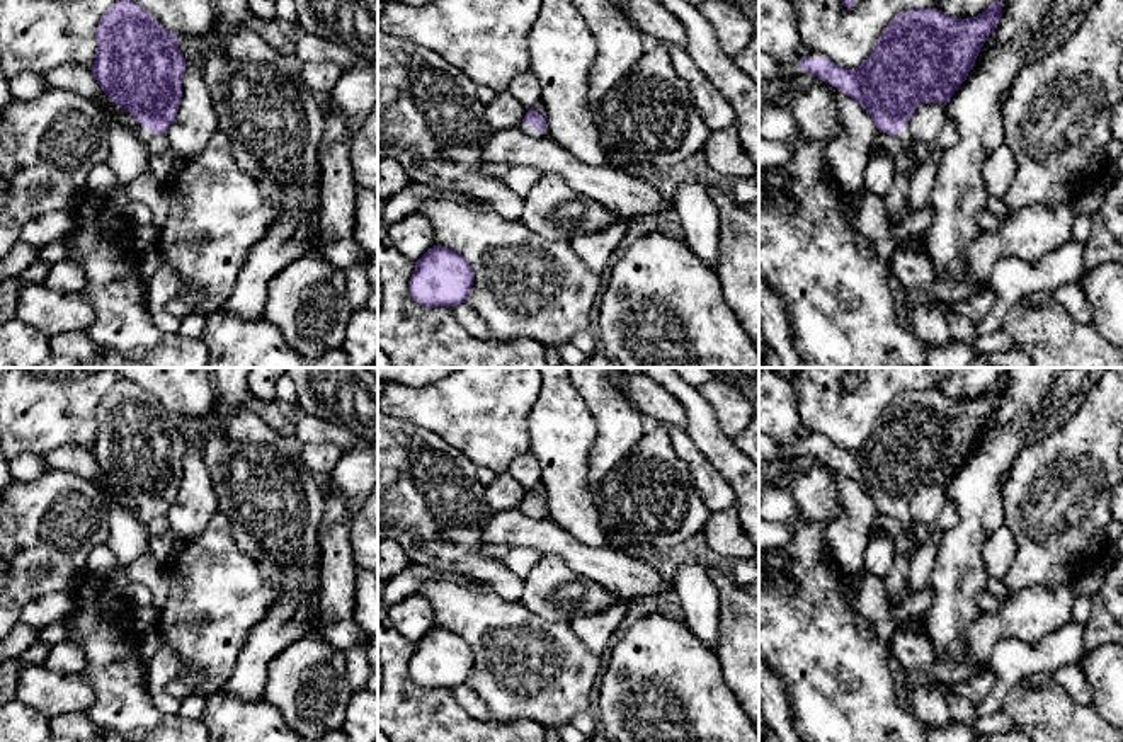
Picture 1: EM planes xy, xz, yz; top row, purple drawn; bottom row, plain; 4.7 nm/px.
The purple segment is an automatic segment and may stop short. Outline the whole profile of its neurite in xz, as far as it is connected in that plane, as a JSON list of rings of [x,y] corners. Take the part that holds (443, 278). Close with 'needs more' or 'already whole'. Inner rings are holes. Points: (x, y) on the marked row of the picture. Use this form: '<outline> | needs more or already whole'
[[[434,245],[417,262],[408,281],[410,296],[425,308],[466,303],[475,272],[453,248]]] | already whole

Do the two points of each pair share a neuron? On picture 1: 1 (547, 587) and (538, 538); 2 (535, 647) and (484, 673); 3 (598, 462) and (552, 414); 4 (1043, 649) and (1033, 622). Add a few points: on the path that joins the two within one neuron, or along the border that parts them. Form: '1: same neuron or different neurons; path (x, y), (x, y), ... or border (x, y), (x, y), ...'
1: different neurons; border (543, 553), (557, 553), (579, 574)
2: same neuron; path (523, 659), (509, 673), (495, 673)
3: different neurons; border (589, 410), (596, 422), (591, 490)
4: different neurons; border (1071, 620), (1038, 639), (1001, 639)

